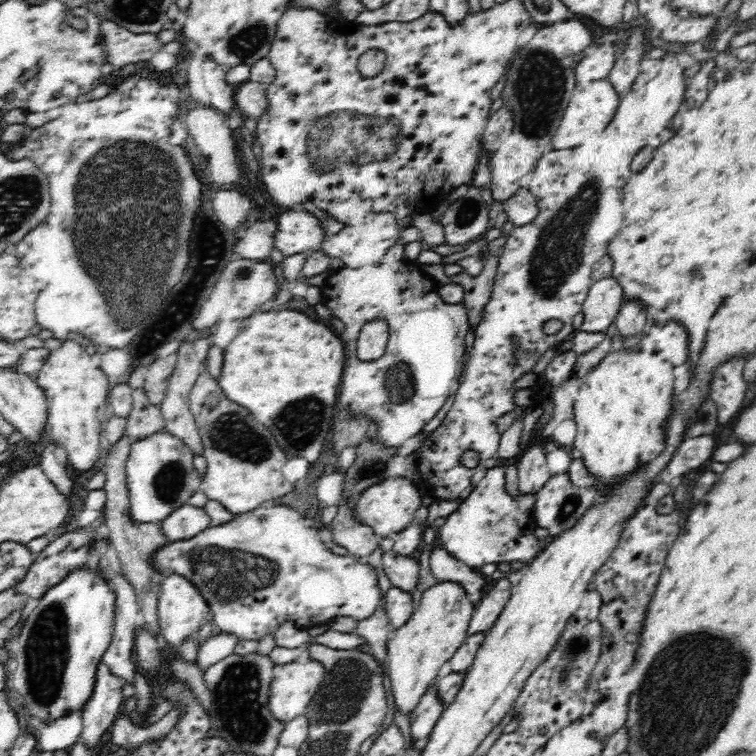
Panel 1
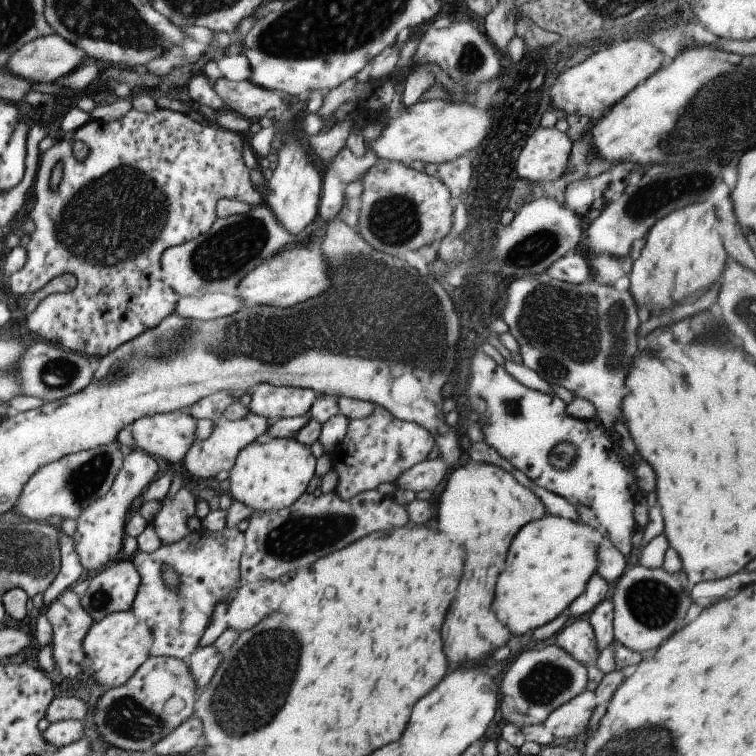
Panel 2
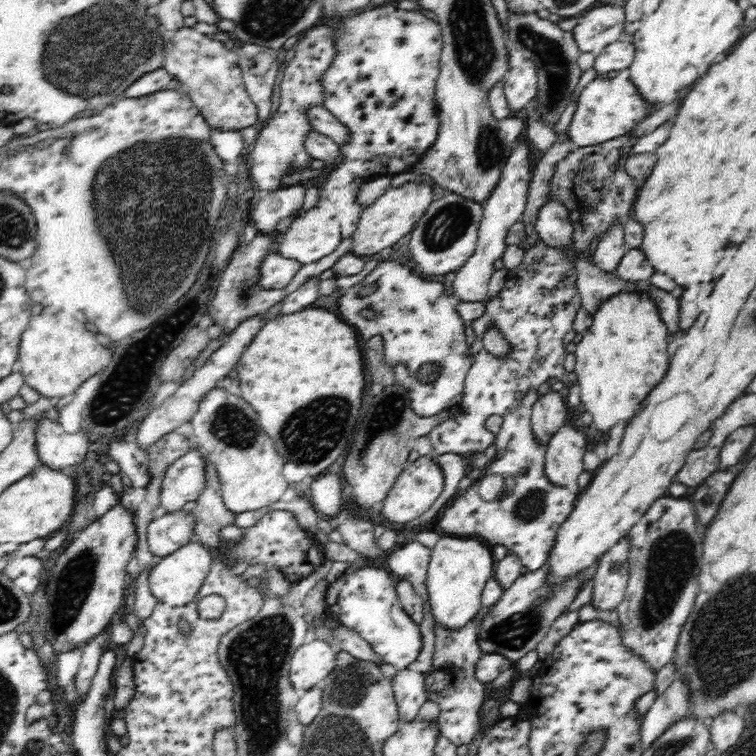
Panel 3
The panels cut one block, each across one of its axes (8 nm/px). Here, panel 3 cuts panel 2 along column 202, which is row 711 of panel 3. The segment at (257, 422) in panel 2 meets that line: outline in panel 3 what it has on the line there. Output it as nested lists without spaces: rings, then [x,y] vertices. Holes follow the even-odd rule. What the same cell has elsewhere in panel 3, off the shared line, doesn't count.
[[[474,618],[458,632],[435,628],[436,643],[434,644],[432,667],[424,673],[426,698],[440,706],[440,714],[437,718],[439,730],[456,747],[469,744],[477,733],[483,731],[478,718],[480,718],[480,706],[484,704],[484,698],[487,696],[484,695],[484,684],[474,679],[475,667],[483,656],[478,646],[477,624],[478,618]]]

